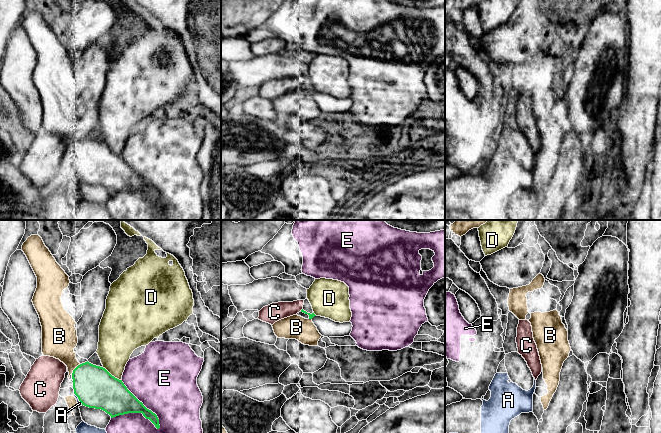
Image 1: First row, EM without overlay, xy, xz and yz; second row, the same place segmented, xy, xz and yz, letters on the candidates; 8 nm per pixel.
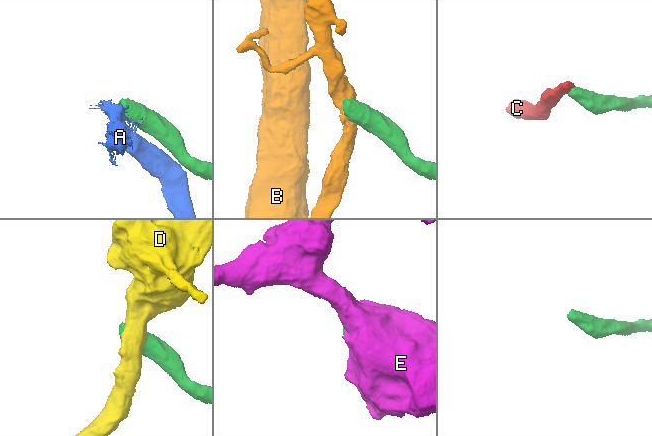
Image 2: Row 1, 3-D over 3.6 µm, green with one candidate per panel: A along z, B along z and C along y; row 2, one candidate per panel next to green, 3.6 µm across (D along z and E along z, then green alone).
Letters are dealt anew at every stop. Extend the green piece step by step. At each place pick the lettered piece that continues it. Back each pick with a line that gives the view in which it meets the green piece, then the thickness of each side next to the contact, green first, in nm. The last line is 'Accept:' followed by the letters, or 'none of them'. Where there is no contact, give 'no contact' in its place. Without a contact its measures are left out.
Accept: none of them

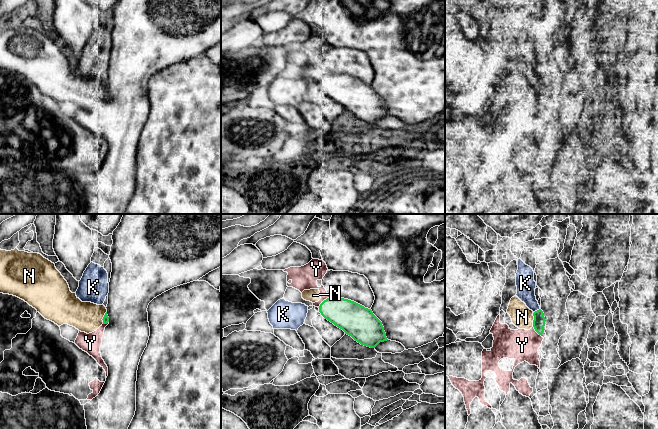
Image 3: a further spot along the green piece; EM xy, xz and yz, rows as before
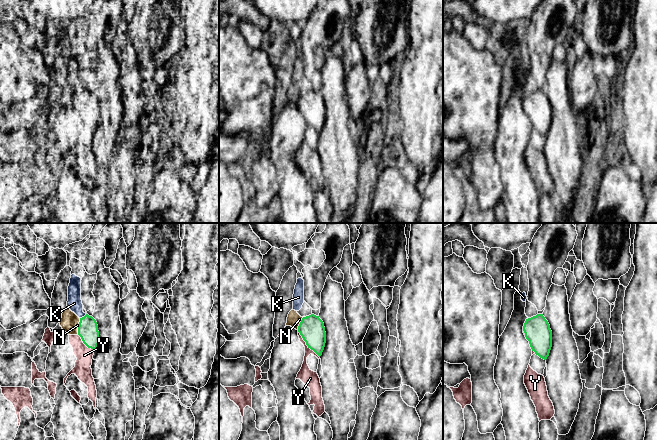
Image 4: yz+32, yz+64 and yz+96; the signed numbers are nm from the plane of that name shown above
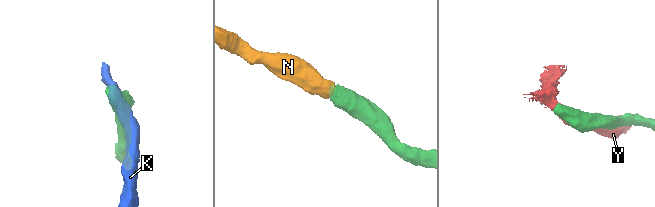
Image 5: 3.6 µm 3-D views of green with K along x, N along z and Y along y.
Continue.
N: yz | 100/180 nm
Accept: N

